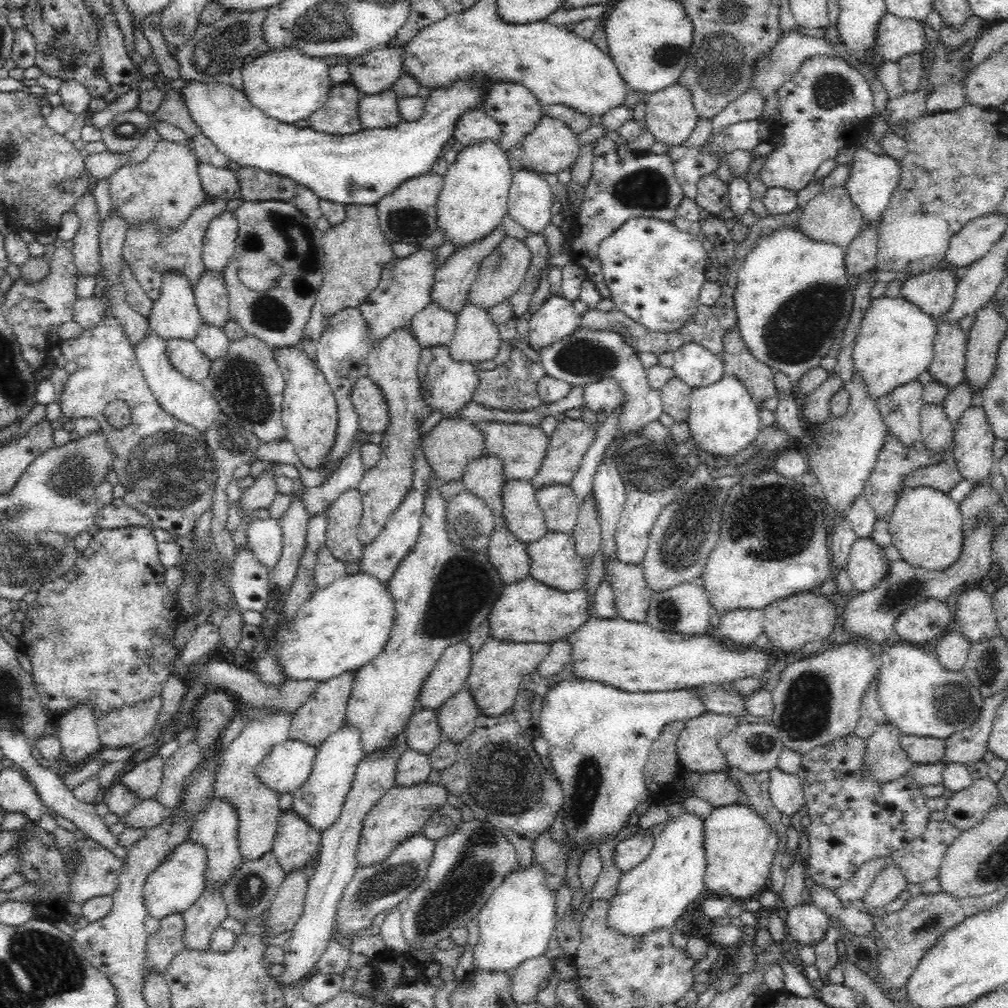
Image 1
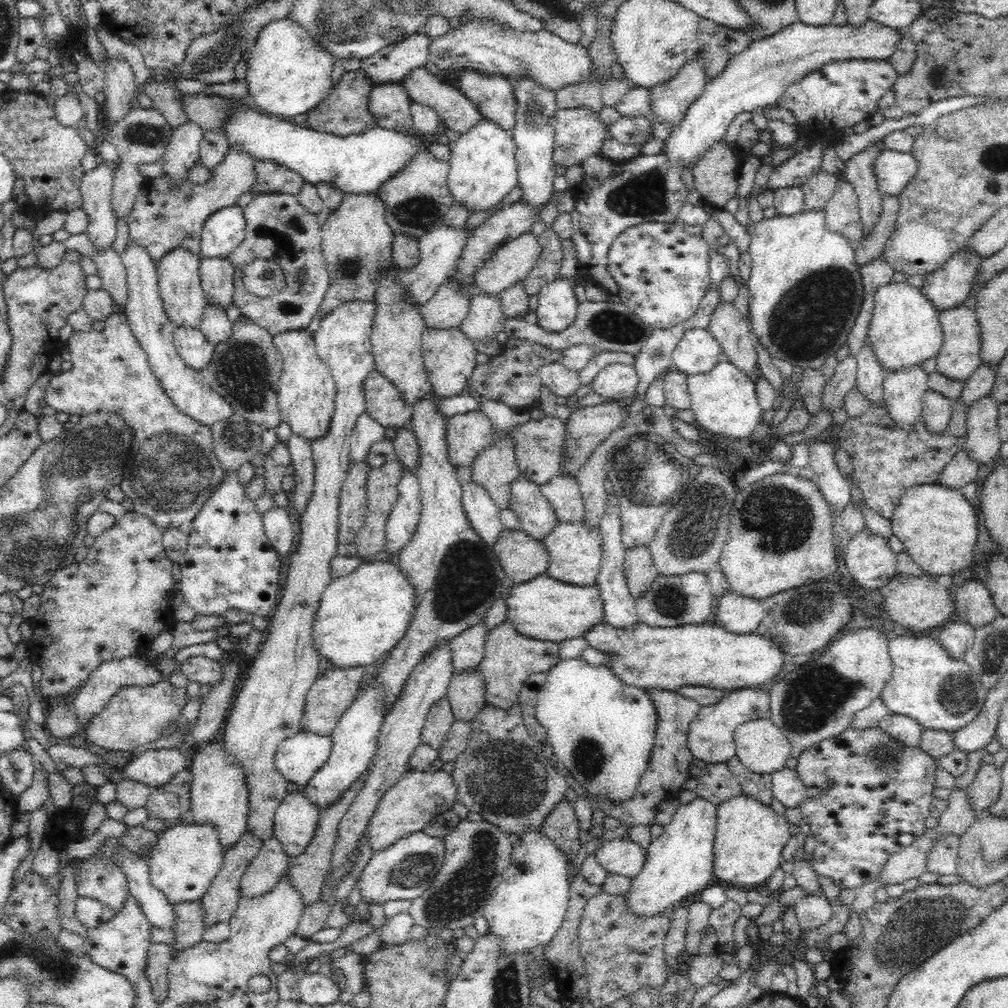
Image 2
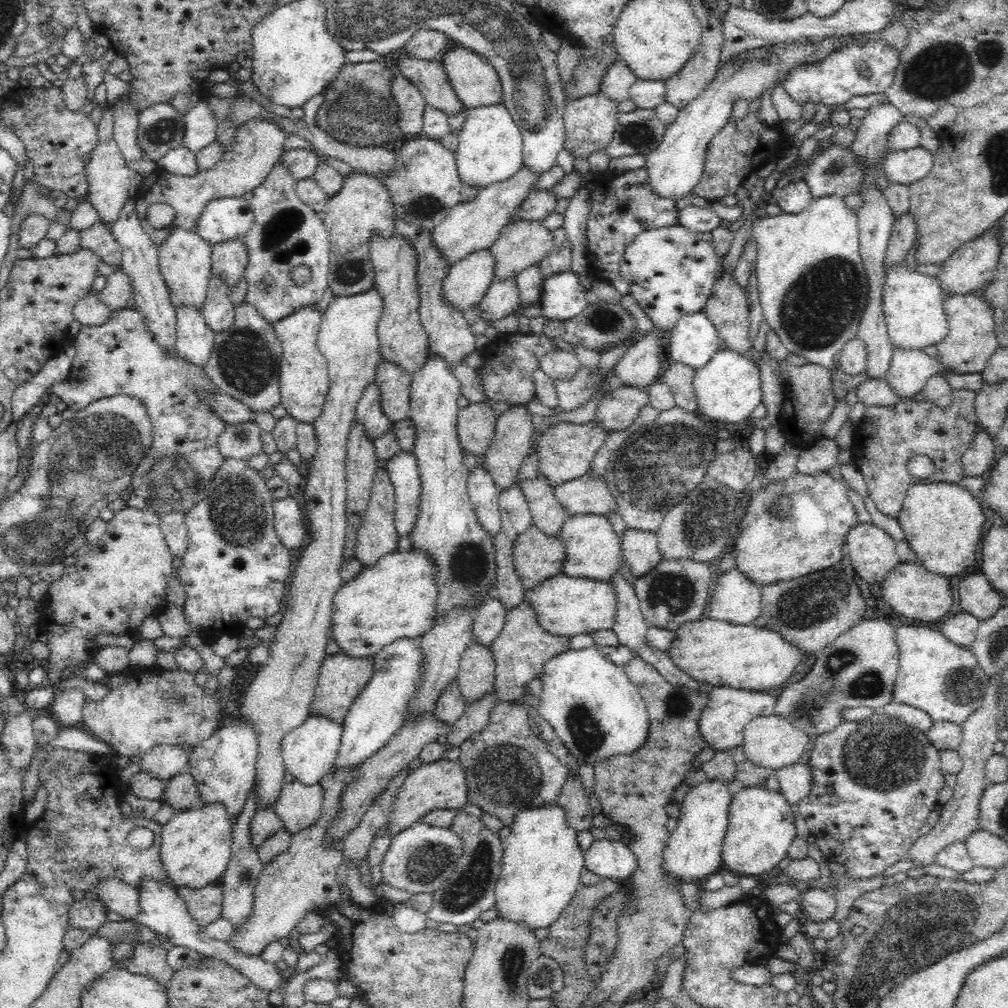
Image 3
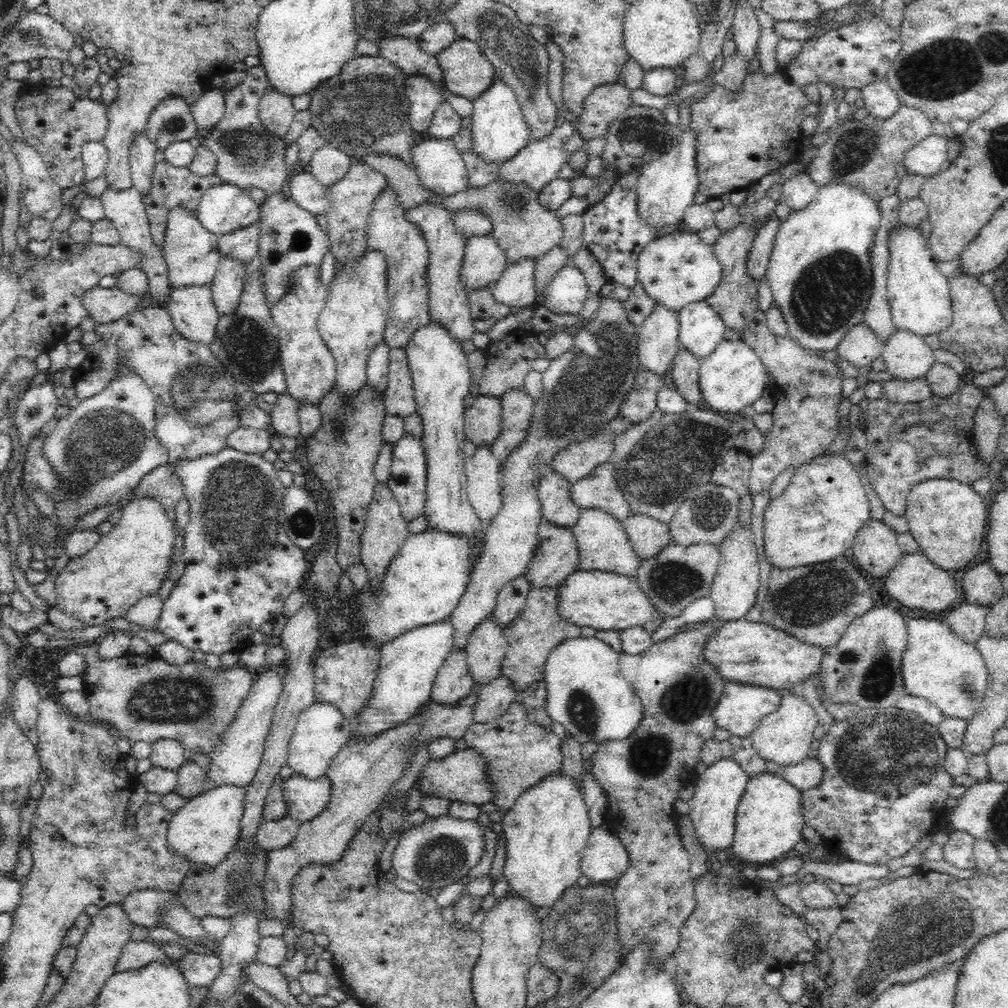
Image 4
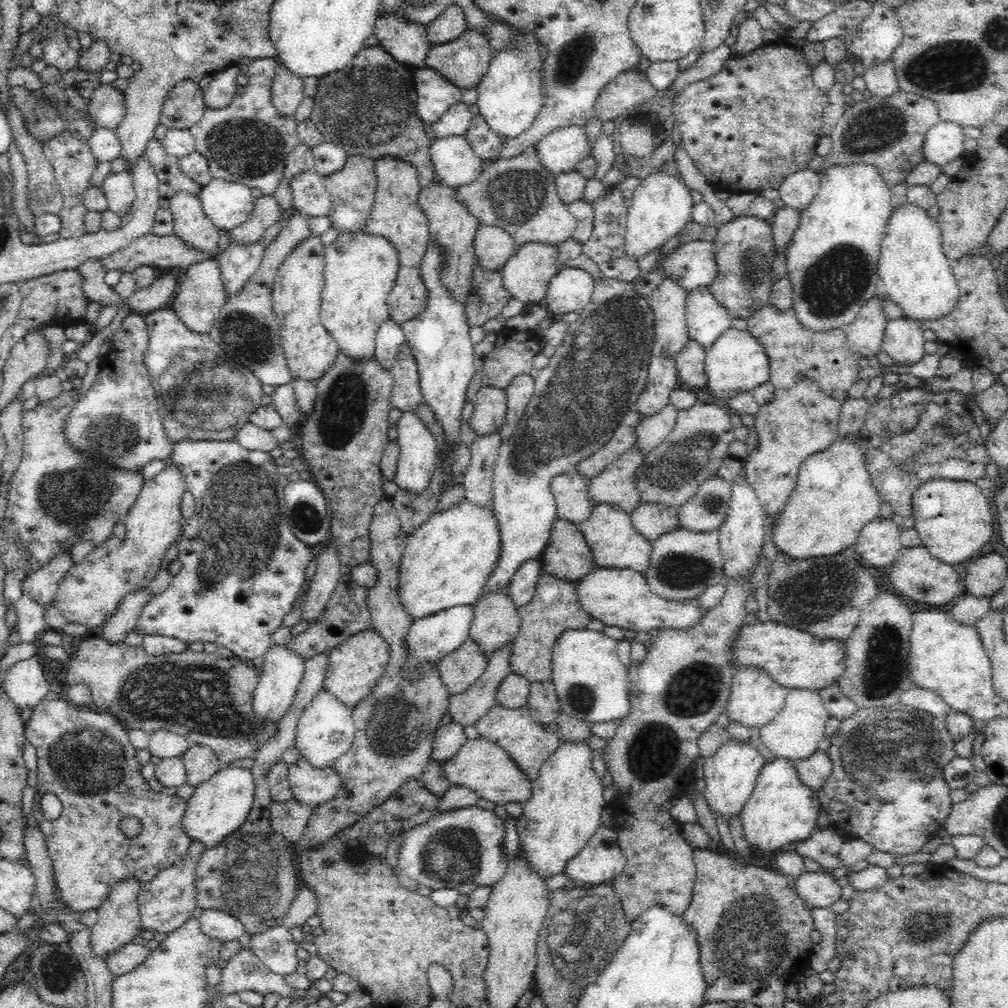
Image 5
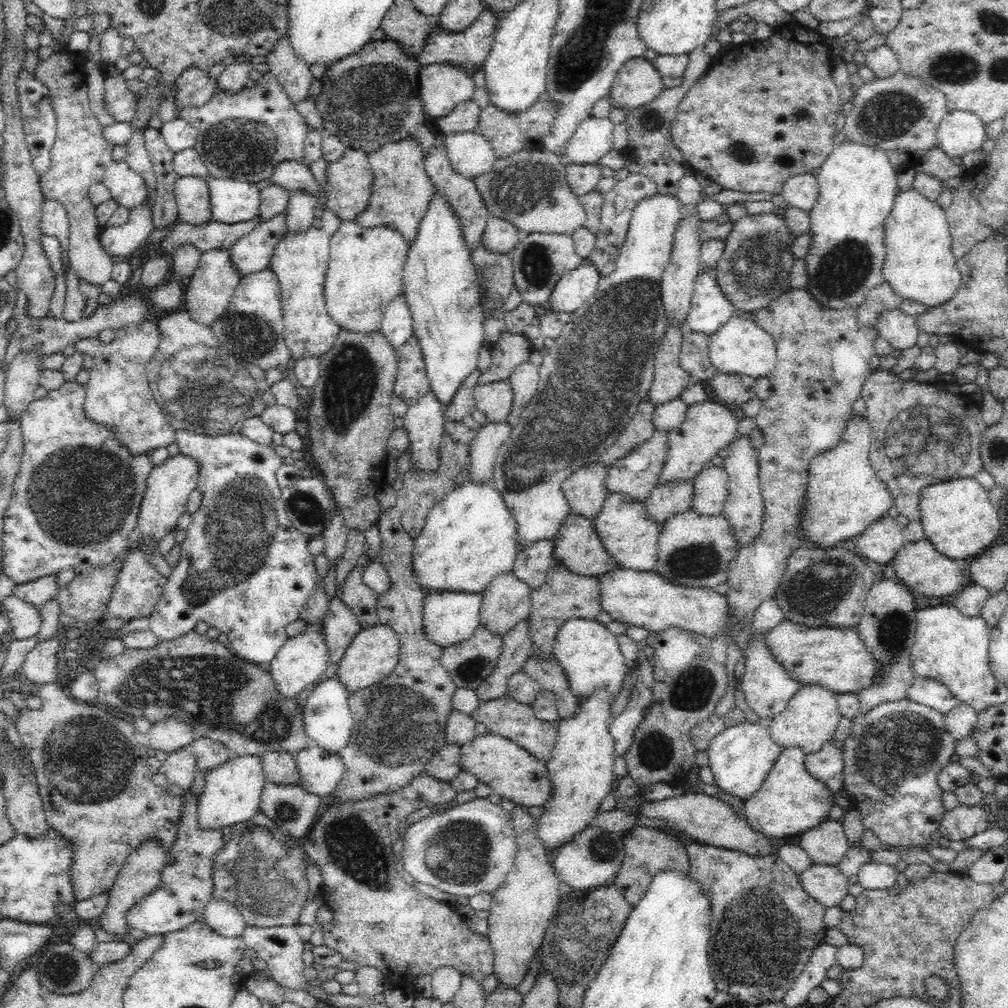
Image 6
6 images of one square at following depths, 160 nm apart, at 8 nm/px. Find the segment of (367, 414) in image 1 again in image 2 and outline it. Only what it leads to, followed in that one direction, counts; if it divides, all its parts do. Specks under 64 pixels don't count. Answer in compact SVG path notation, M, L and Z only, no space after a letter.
M372 370L368 374L363 384L363 391L366 401L365 412L372 418L375 418L376 422L379 422L388 429L408 425L412 418L413 407L404 400L404 395L395 388L395 384L379 372L379 370Z

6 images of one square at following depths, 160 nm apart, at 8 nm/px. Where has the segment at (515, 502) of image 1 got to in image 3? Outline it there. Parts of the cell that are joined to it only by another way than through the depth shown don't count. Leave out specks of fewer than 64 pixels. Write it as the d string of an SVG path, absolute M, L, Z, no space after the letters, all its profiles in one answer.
M542 475L522 484L522 492L525 492L528 499L533 524L552 536L559 534L564 521L569 517L567 510L556 498L555 491L548 478Z

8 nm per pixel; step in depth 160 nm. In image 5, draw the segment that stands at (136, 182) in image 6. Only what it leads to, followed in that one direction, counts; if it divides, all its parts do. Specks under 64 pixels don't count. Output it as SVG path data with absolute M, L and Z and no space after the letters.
M131 171L116 174L109 172L101 184L108 202L107 210L118 214L121 218L129 214L137 195Z

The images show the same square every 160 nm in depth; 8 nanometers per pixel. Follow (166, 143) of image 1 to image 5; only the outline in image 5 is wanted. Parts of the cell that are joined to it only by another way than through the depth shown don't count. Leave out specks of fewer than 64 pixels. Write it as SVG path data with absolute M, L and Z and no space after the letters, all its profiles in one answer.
M232 64L215 71L211 82L203 89L204 102L207 108L224 108L233 101L239 85L236 78L240 74L240 65Z

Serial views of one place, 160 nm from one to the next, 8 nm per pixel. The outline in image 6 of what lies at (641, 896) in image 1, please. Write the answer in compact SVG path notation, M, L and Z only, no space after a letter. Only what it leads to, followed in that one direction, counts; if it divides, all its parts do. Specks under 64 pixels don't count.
M766 720L756 723L736 723L728 726L723 732L714 736L706 750L709 757L709 767L714 773L715 784L724 792L740 798L742 801L758 792L764 779L778 760L784 747L776 745L770 735L770 727Z

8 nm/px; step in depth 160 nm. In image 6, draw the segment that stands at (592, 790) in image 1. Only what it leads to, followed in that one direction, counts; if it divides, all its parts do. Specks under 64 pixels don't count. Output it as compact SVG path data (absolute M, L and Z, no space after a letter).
M570 618L560 626L552 646L552 656L556 657L564 669L570 691L577 701L583 702L597 689L606 689L614 697L620 692L627 677L627 666L616 636L605 624L594 618Z

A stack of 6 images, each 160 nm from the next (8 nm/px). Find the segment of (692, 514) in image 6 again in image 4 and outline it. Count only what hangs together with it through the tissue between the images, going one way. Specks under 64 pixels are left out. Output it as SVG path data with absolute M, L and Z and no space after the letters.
M670 542L658 554L641 562L634 579L656 610L667 619L677 617L694 598L711 593L719 562L719 545L711 542L694 542L688 545Z

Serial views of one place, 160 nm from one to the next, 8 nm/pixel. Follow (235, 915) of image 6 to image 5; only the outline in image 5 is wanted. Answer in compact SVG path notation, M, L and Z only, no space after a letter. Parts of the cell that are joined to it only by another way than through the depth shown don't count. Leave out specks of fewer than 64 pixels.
M204 908L197 914L201 929L210 937L220 940L239 940L245 942L249 933L245 930L243 922L238 918L218 910L217 908Z

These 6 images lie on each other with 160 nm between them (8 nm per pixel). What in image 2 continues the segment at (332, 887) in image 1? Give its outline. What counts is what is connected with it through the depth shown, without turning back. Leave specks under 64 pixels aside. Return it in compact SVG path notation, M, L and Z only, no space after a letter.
M451 640L436 642L432 646L432 650L428 650L428 654L424 654L424 658L421 658L420 662L412 668L400 697L393 702L393 706L384 718L384 726L382 726L379 736L380 750L374 754L374 758L367 768L367 781L360 789L355 801L348 807L348 814L340 822L340 834L333 850L331 872L340 870L348 862L346 854L352 852L360 844L360 838L367 830L367 825L376 810L378 801L384 796L384 792L407 771L412 754L423 743L421 734L426 718L430 714L432 706L435 706L435 702L446 698L454 672Z

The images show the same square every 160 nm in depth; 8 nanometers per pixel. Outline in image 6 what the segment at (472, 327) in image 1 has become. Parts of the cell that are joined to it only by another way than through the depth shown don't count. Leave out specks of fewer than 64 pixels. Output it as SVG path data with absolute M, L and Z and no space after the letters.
M534 232L523 235L510 254L515 288L521 294L521 300L532 306L547 306L560 278L577 268L584 260L576 254L574 239L568 234Z

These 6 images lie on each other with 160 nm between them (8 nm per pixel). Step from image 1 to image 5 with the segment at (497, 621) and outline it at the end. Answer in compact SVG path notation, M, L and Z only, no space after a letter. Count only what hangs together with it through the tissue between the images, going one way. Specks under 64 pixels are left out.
M599 567L577 581L580 604L591 618L602 620L606 626L618 626L624 630L642 632L658 629L689 629L696 626L708 612L703 610L697 598L672 600L654 594L643 573L632 569Z

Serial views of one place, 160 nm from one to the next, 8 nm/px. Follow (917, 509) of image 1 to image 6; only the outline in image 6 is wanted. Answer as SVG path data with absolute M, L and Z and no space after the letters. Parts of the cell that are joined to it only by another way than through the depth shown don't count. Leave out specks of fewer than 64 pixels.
M973 477L938 482L923 488L919 505L925 538L944 556L956 559L973 559L995 544L1000 534L998 509L988 498L988 490Z

